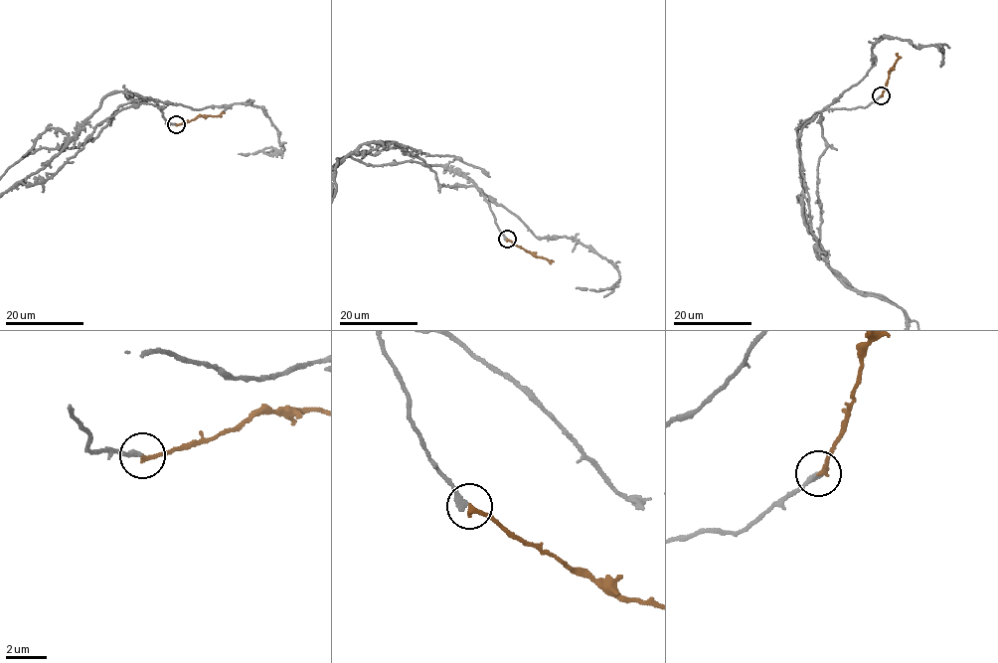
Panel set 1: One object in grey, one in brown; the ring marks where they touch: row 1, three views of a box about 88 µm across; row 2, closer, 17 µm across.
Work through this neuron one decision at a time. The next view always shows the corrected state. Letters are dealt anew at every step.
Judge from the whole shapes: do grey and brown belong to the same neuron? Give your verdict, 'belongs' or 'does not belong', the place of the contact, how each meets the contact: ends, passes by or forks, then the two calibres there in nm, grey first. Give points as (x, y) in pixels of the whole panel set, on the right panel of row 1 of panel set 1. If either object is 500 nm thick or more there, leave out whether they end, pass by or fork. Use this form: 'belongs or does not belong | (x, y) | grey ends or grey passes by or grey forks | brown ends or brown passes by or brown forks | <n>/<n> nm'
belongs | (881, 95) | grey ends | brown ends | 320/220 nm

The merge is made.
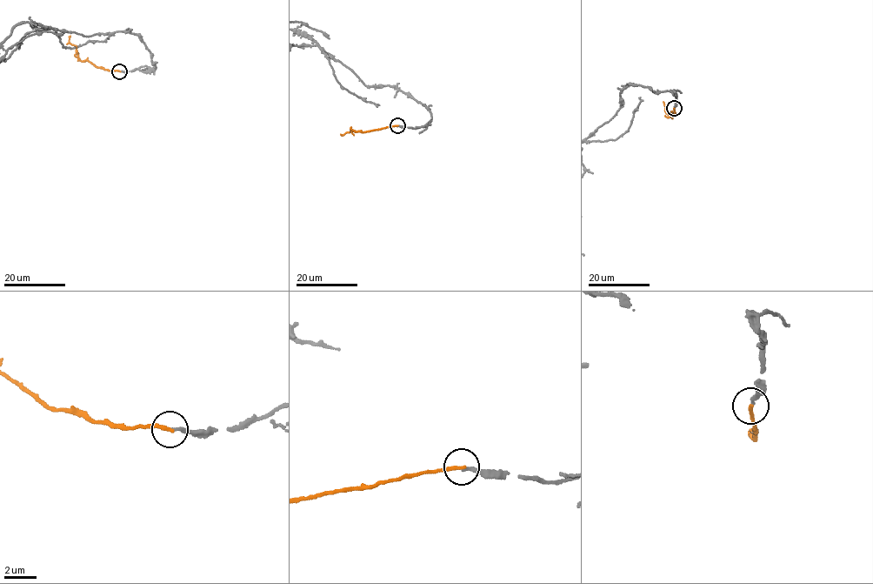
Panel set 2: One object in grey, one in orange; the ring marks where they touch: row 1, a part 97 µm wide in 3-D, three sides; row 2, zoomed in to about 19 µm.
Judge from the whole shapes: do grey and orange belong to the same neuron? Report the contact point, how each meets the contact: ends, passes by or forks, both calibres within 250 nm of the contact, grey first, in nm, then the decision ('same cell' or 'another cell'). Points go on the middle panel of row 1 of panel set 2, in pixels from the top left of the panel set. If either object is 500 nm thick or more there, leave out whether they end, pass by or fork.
place (397, 125); grey ends; orange ends; calibres 200 and 240 nm; another cell

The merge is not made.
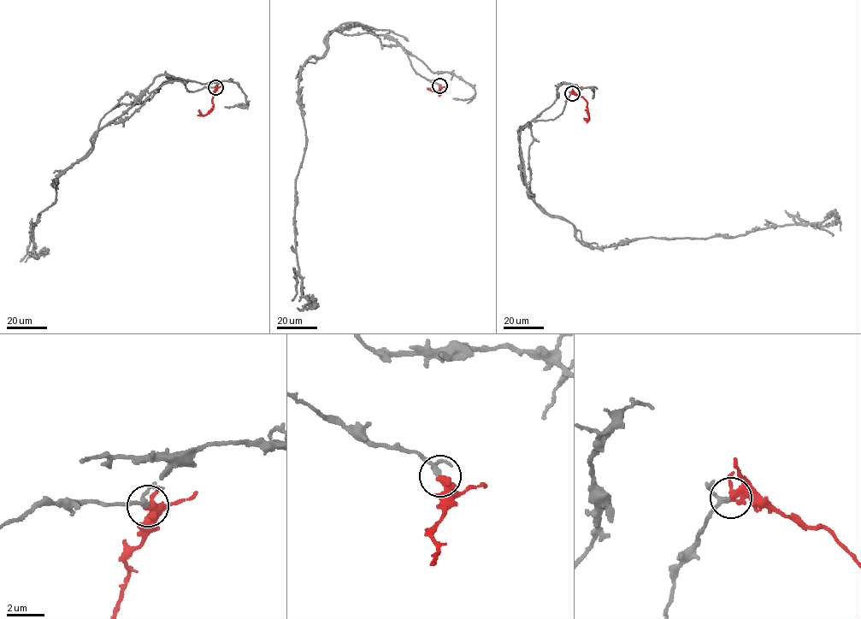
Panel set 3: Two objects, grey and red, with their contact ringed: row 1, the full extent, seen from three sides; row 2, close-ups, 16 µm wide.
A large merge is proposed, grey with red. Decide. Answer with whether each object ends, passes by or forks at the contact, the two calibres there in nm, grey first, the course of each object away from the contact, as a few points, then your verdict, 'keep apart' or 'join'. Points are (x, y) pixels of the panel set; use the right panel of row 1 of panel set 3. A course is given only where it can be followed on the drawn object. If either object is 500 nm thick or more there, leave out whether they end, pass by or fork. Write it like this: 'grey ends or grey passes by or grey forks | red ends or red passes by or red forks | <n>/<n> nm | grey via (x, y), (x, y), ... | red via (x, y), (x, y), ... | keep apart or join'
grey passes by | red passes by | 190/340 nm | grey via (572, 93), (553, 119), (519, 131), (520, 173), (582, 244), (838, 221), (840, 230) | red via (572, 93), (582, 97), (587, 103), (589, 118), (584, 119) | join

